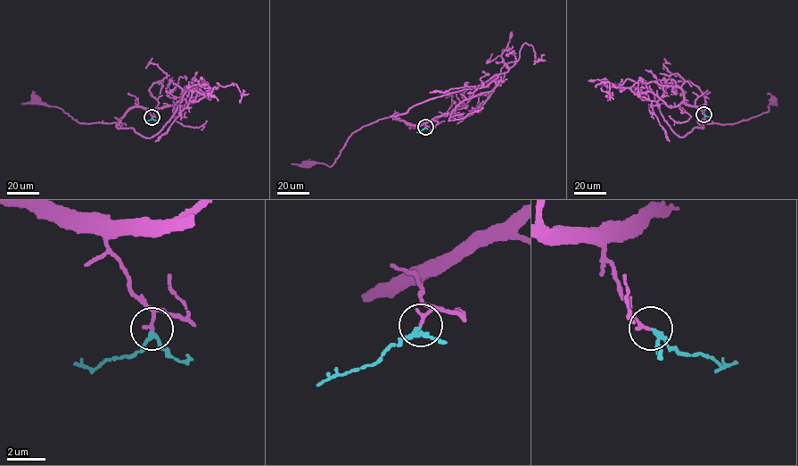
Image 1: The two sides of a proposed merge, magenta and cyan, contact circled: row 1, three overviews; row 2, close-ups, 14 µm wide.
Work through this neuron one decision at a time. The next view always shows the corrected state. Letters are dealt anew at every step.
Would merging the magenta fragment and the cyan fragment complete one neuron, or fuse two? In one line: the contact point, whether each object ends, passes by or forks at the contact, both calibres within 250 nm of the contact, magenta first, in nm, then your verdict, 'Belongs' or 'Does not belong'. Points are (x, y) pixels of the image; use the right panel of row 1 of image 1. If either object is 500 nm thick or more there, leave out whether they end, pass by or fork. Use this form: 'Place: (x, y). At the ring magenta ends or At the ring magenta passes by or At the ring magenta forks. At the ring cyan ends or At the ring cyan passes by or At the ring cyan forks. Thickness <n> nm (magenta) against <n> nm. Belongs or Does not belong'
Place: (703, 114). At the ring magenta ends. At the ring cyan passes by. Thickness 170 nm (magenta) against 160 nm. Belongs

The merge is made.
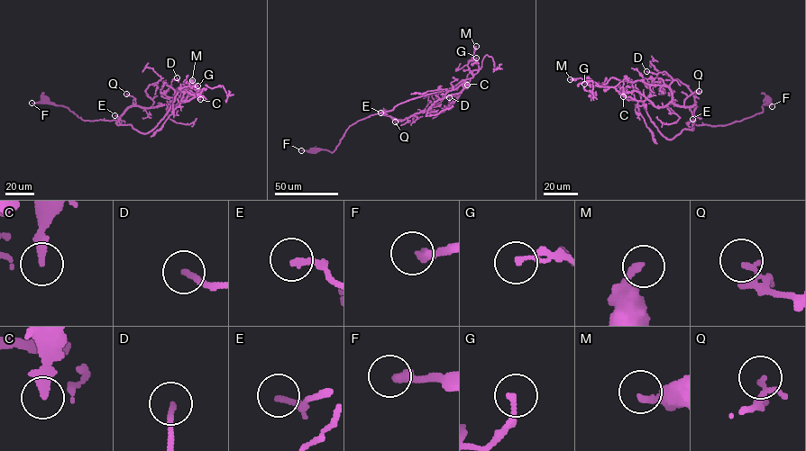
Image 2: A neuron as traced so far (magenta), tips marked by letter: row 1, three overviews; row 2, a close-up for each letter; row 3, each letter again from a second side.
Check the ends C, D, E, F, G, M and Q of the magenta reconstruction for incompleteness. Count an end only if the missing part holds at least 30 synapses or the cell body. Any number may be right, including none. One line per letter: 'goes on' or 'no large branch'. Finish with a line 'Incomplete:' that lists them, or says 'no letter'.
C: no large branch
D: no large branch
E: no large branch
F: no large branch
G: no large branch
M: no large branch
Q: no large branch
Incomplete: no letter

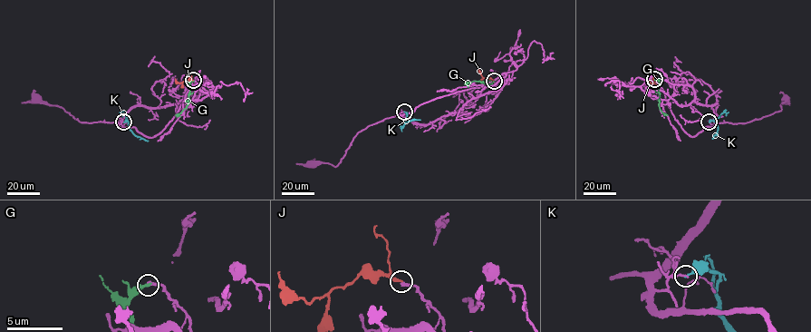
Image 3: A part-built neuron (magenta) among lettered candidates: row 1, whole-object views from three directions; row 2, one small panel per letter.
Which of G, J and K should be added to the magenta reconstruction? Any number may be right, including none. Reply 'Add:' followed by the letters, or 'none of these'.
Add: J

